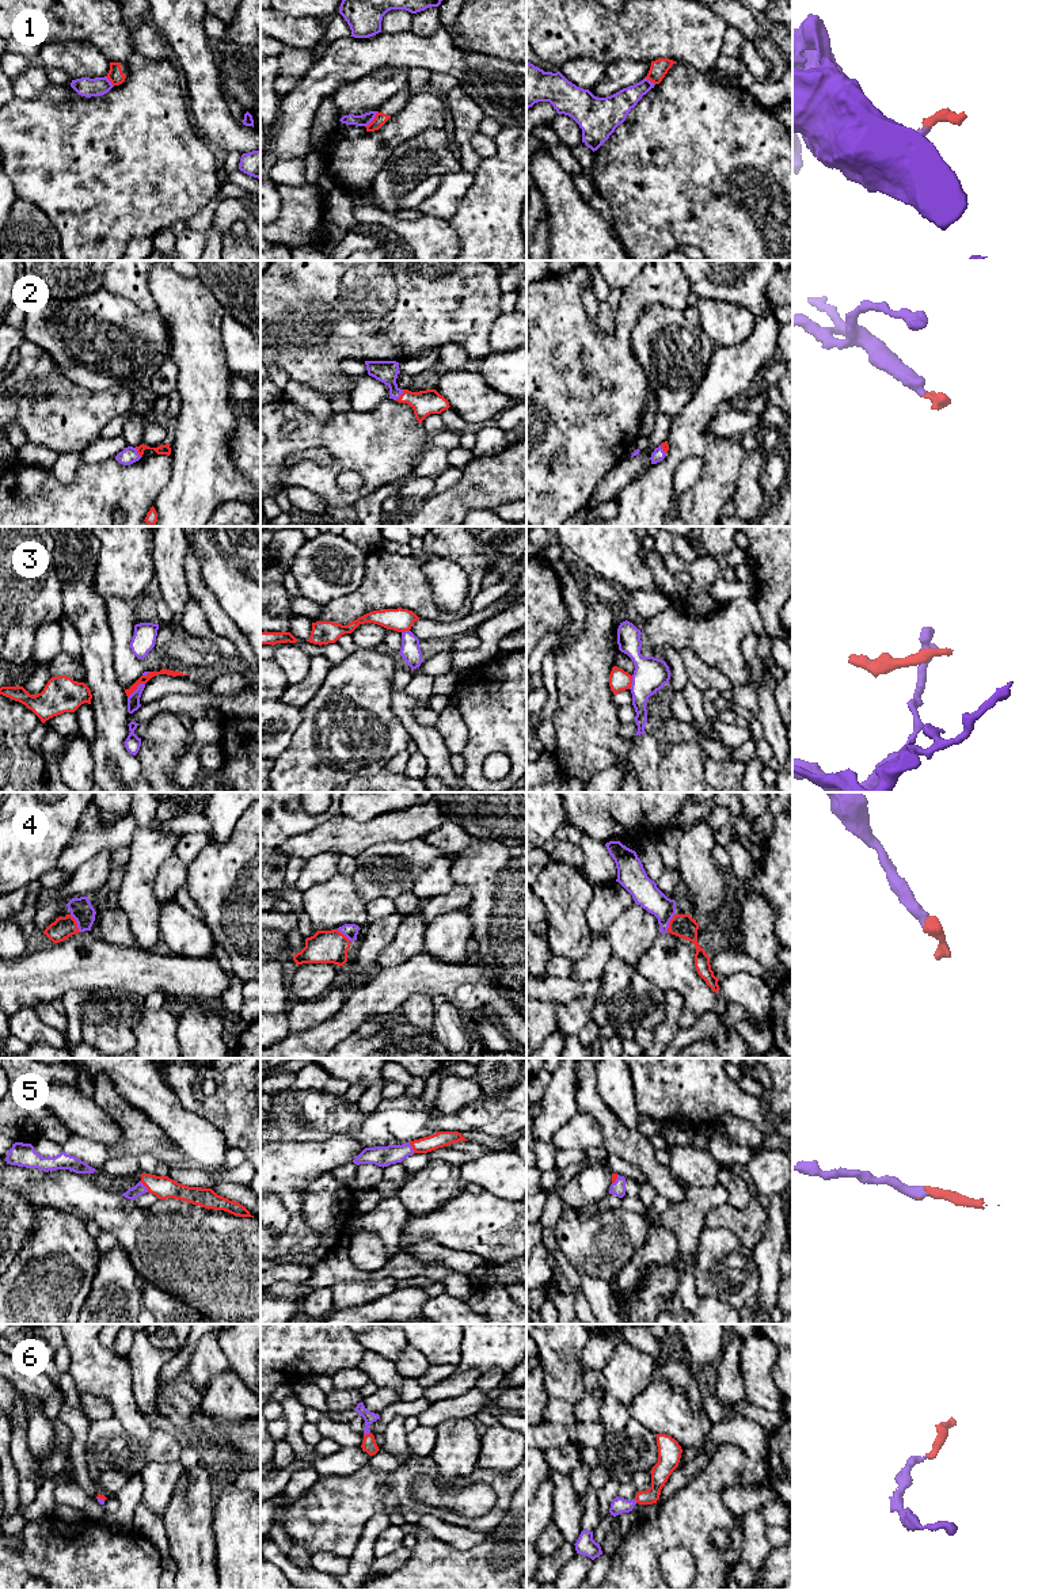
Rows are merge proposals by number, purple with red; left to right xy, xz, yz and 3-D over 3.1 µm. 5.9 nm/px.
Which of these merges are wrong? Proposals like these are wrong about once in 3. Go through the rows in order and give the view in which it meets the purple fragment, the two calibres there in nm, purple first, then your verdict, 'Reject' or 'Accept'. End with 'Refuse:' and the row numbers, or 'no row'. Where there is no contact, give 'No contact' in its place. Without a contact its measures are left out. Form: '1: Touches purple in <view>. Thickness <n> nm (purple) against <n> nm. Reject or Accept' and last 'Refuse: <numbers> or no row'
1: Touches purple in xz. Thickness 80 nm (purple) against 70 nm. Reject
2: Touches purple in xz. Thickness 130 nm (purple) against 150 nm. Accept
3: Touches purple in xy. Thickness 80 nm (purple) against 50 nm. Reject
4: Touches purple in yz. Thickness 160 nm (purple) against 140 nm. Accept
5: Touches purple in xy. Thickness 70 nm (purple) against 140 nm. Accept
6: Touches purple in xz. Thickness 70 nm (purple) against 90 nm. Accept
Refuse: 1, 3

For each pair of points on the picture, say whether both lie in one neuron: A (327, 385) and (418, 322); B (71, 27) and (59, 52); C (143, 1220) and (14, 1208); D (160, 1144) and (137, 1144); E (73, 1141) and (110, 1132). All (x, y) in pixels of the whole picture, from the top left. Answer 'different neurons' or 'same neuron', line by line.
A: same neuron
B: different neurons
C: different neurons
D: same neuron
E: different neurons

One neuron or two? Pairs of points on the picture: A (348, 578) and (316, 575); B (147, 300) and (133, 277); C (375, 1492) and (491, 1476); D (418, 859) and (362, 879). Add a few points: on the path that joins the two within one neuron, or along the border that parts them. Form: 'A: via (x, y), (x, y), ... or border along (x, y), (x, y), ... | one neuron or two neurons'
A: via (339, 575), (324, 575) | one neuron
B: via (141, 295), (135, 282) | one neuron
C: via (414, 1506), (466, 1522), (486, 1522), (493, 1516) | one neuron
D: via (410, 874), (379, 874) | one neuron

